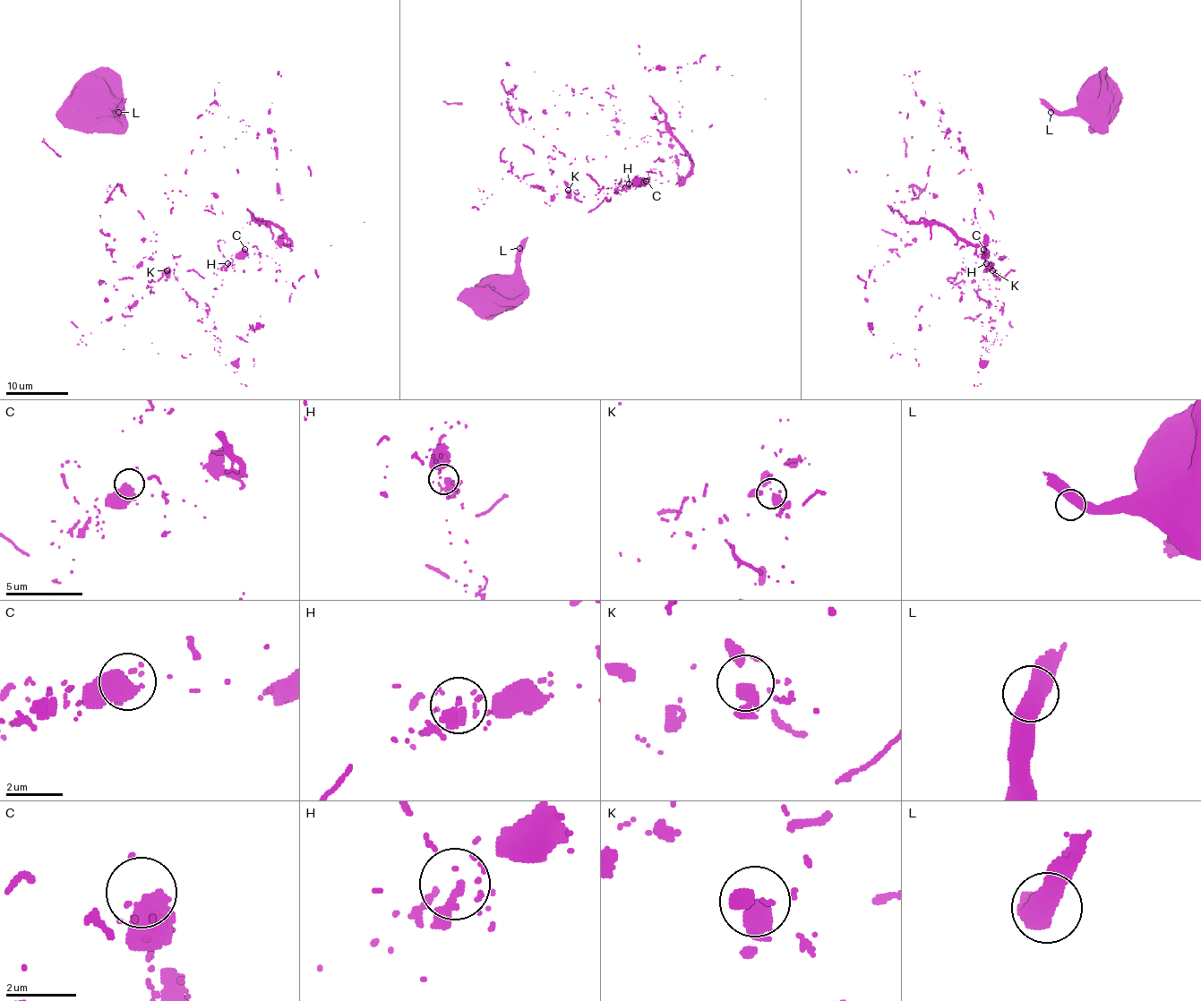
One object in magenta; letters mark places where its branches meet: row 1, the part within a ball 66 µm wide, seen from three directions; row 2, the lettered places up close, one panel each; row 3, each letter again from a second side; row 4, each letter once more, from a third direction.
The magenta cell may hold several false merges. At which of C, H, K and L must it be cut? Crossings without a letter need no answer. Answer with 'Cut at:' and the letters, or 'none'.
Cut at: none

